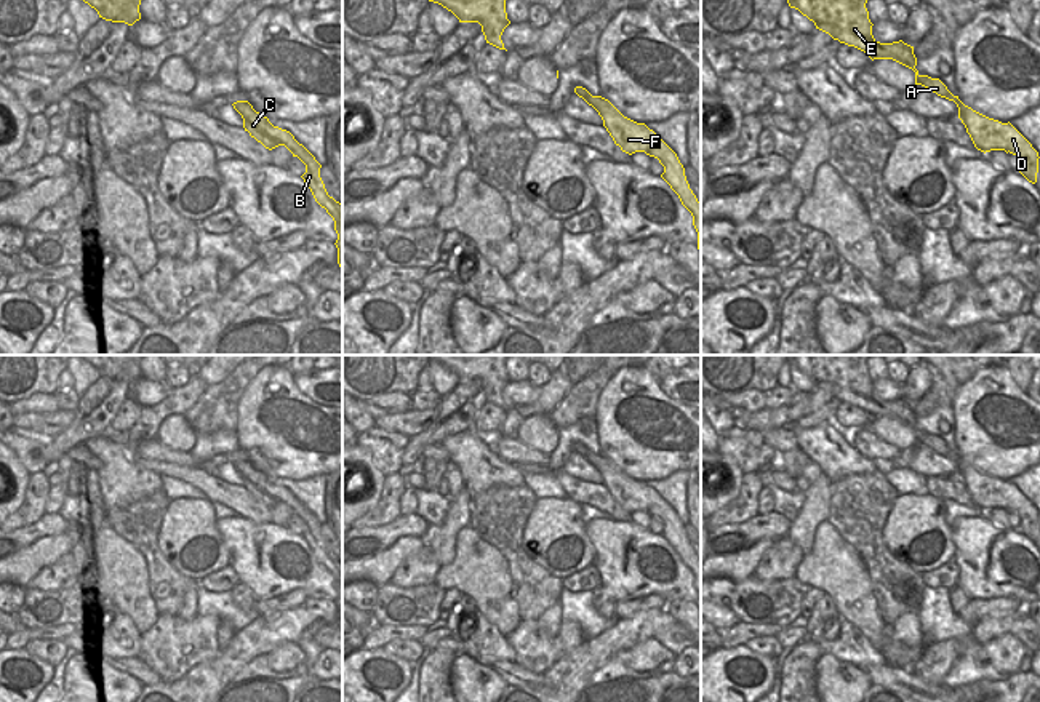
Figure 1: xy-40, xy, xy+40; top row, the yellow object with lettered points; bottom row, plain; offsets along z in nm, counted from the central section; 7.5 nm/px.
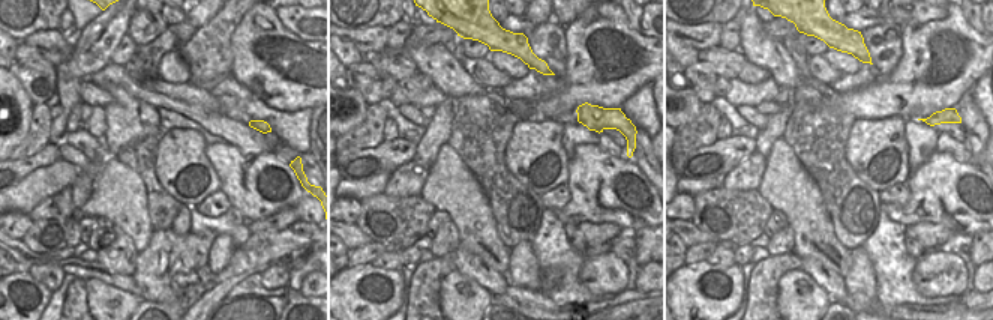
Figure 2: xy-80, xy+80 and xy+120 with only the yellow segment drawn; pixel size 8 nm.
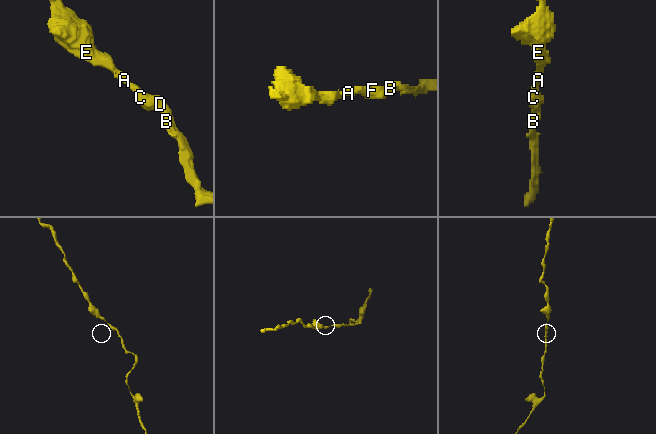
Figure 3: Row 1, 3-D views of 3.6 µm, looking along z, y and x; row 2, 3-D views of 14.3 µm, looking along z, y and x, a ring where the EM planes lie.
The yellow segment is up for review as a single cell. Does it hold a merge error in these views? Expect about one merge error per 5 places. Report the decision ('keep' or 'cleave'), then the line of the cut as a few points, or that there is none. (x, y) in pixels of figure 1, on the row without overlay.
keep; no cut

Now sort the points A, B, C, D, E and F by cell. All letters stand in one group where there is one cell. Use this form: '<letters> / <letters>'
A B C D E F

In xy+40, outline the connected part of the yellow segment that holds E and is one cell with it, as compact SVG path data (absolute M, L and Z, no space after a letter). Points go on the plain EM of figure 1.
M787 355L790 366L798 368L814 381L816 387L829 392L834 398L854 405L874 417L893 417L915 430L915 443L922 443L941 456L954 459L958 477L966 486L974 505L981 510L1005 509L1019 517L1019 531L1032 542L1037 540L1038 510L1008 480L989 477L965 464L954 454L939 437L920 433L915 427L914 405L902 398L880 401L872 393L872 381L866 366L869 355Z

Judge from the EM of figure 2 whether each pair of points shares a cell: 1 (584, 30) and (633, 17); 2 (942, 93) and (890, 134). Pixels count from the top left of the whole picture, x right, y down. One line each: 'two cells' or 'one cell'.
1: two cells
2: two cells

